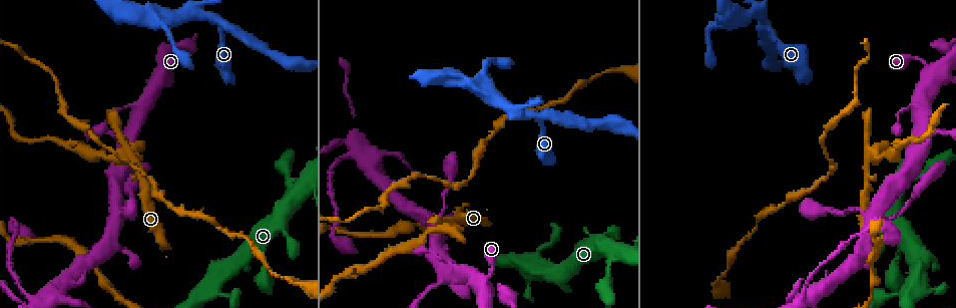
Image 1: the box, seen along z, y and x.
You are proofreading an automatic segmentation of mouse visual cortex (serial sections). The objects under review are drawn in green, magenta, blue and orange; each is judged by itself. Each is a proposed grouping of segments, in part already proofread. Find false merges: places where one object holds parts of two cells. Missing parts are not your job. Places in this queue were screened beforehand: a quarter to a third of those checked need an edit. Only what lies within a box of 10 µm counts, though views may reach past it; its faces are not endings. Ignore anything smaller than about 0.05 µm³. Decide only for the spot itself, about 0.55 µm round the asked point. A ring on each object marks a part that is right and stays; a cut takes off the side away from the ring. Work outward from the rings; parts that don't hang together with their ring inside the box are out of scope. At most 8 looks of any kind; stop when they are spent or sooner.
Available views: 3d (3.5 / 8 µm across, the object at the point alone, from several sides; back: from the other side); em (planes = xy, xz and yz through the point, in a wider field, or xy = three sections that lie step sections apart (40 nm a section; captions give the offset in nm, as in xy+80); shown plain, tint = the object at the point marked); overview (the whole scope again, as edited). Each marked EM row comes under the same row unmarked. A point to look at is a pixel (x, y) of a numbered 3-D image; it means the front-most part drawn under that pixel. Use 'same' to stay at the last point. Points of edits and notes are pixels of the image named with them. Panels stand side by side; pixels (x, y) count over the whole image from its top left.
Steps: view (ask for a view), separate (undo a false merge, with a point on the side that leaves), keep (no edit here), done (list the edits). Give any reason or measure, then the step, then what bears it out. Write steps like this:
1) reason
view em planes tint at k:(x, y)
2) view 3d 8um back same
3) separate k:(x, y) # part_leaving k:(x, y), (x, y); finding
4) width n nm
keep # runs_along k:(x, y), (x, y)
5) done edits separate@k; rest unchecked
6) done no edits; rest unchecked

two arms in line, one across
view 3d 3.5um at 1:(127, 157)

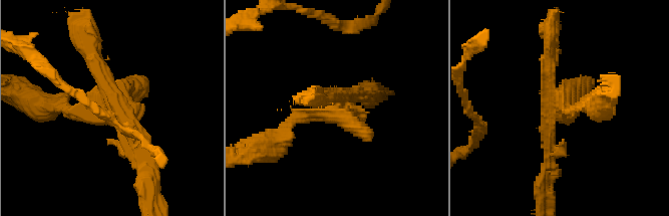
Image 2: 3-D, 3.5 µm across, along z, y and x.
view em planes tint at 2:(561, 106)

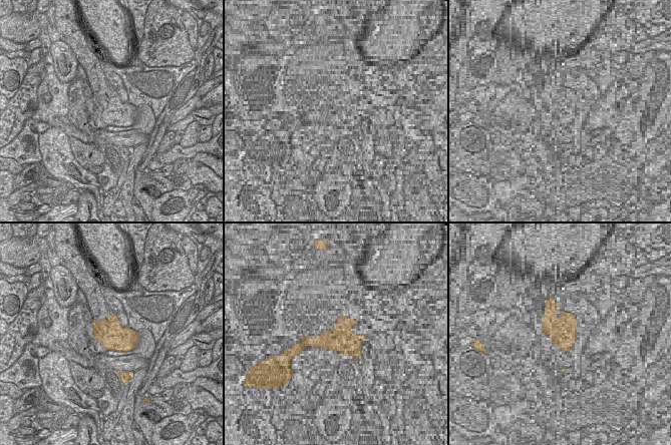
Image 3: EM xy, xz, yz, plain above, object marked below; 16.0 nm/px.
view em xy step 2 tint same

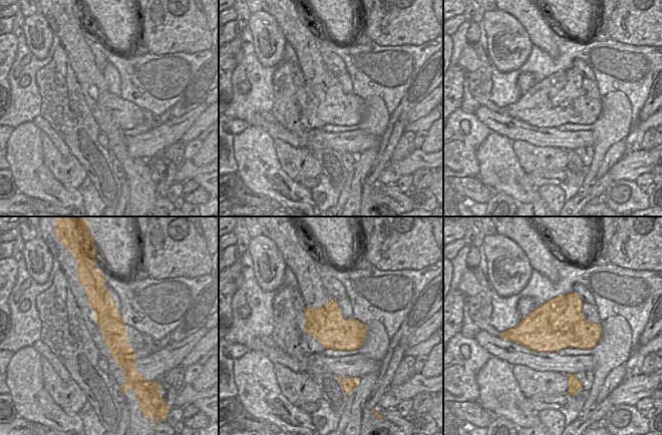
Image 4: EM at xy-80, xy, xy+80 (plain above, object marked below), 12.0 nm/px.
separate 2:(356, 130) # part_leaving 2:(340, 104), (297, 117), (260, 148); two cells meet here

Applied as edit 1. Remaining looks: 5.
redraw
view overview

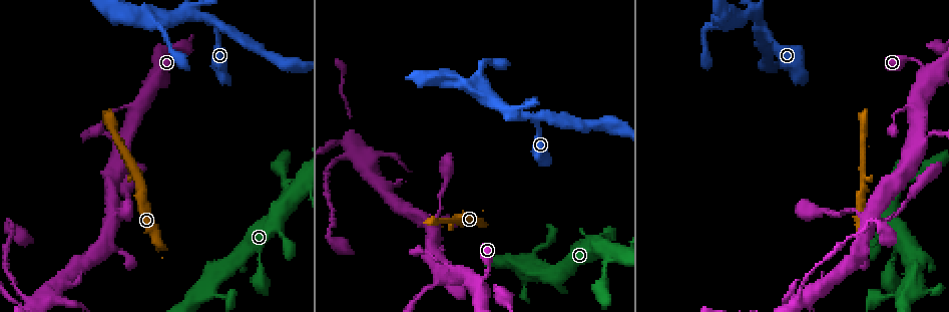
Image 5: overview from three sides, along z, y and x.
four-way junction
view 3d 8um at 5:(114, 215)

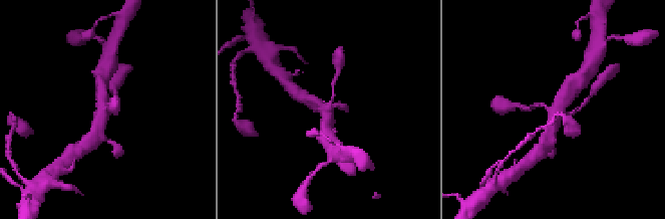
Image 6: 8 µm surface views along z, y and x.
arms 4; arm_widths 100, 100, 350, 350 nm; shape alone is not enough
view em xy step 1 tint same

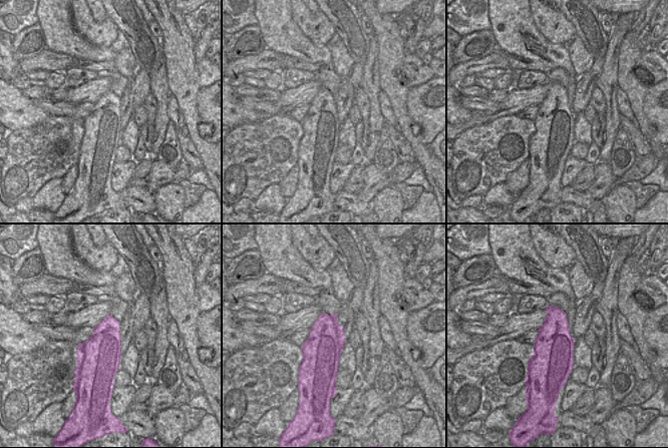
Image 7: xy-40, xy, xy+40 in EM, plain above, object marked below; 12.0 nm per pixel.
keep # runs_along 6:(574, 83), (566, 90), (550, 135); all the same cell

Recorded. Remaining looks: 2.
three arms meet
view 3d 3.5um at 5:(531, 269)

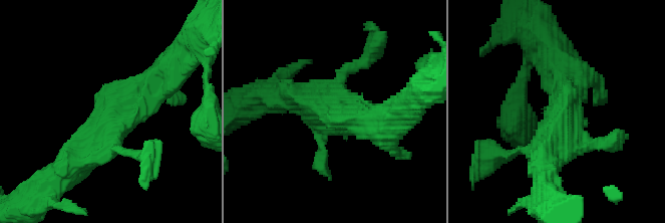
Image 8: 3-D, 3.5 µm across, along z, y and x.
now the EM
view em xy step 3 tint at 8:(557, 127)

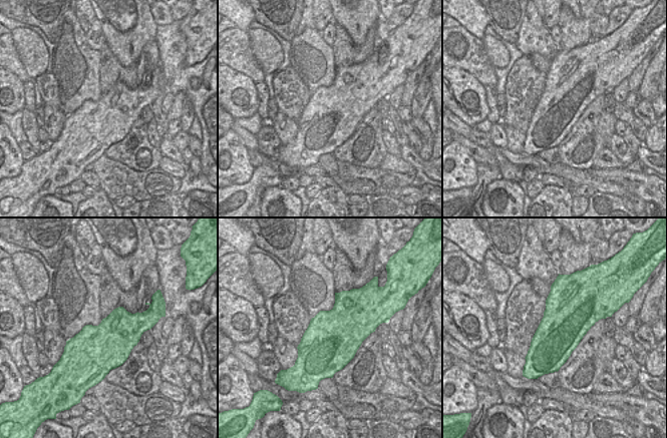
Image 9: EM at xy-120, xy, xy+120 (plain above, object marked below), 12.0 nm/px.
keep # runs_along 8:(157, 80), (65, 170); one cell here

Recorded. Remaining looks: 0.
done edits separate@2; rest unchecked

